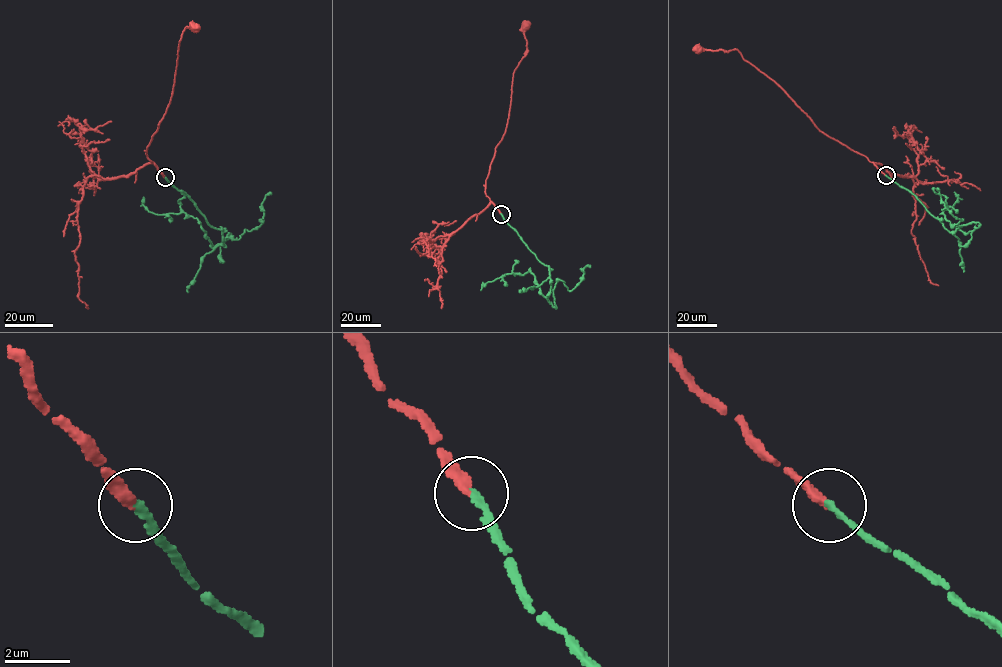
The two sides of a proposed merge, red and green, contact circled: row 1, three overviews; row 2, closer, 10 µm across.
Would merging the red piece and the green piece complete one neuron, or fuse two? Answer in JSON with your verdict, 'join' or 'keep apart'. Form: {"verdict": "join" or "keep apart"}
{"verdict": "join"}

